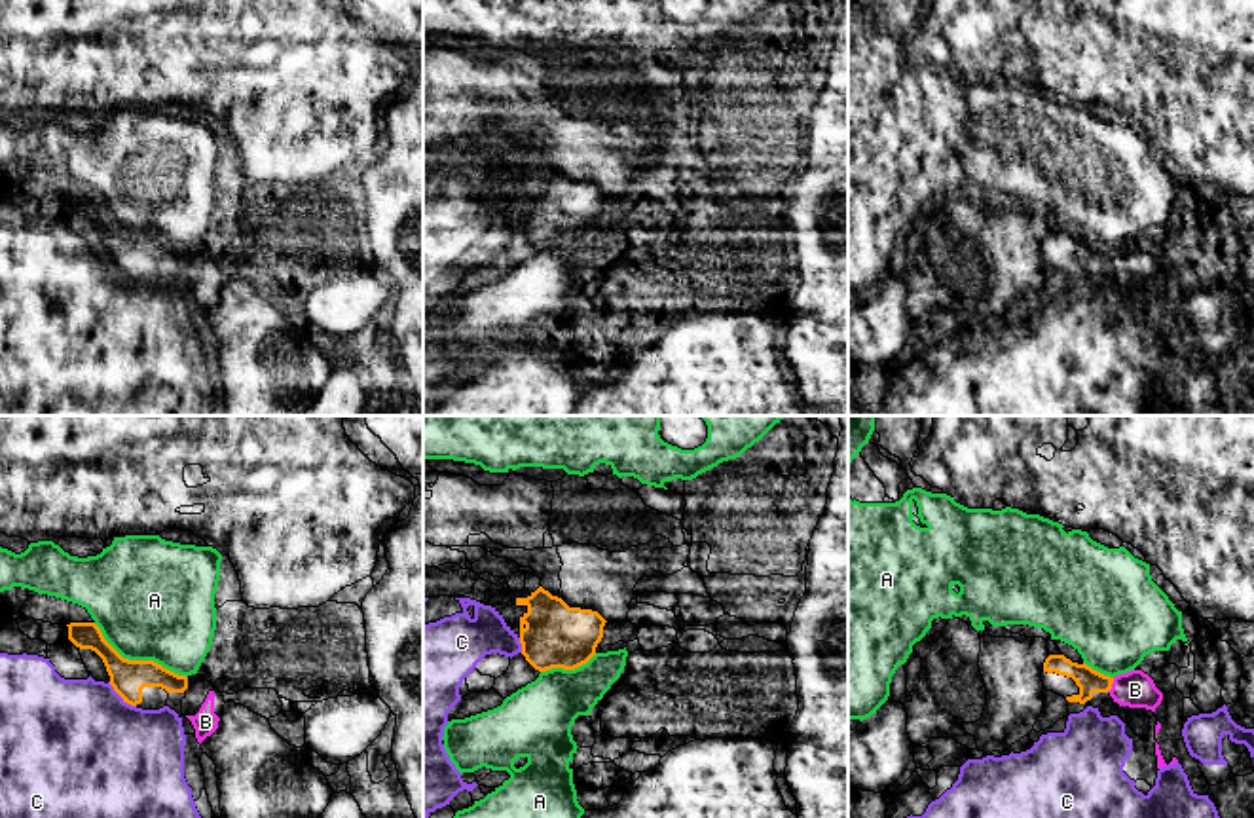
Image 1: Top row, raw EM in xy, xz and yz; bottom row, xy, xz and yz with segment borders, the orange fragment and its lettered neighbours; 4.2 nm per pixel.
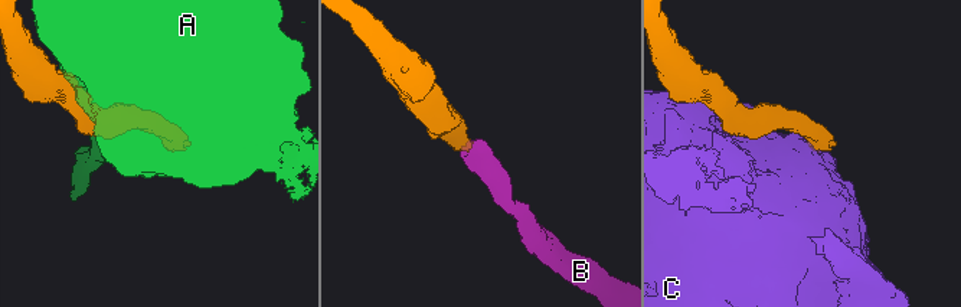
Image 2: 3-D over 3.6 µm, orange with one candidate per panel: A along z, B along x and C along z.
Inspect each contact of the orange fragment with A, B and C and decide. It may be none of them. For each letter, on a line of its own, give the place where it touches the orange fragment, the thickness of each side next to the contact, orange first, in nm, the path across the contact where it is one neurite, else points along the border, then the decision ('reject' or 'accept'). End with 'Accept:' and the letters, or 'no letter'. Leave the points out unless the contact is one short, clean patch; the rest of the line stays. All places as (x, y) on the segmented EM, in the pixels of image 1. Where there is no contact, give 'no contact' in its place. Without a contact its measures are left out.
A: meets orange in xy at (139, 661); 150 nm thick on the orange side, 480 nm on the other; reject
B: meets orange in yz at (1110, 686); 100 nm thick on the orange side, 160 nm on the other; runs through yz (1088, 680), (1110, 686), (1135, 689); accept
C: meets orange in xy at (122, 697); 150 nm thick on the orange side, 480 nm on the other; reject
Accept: B

